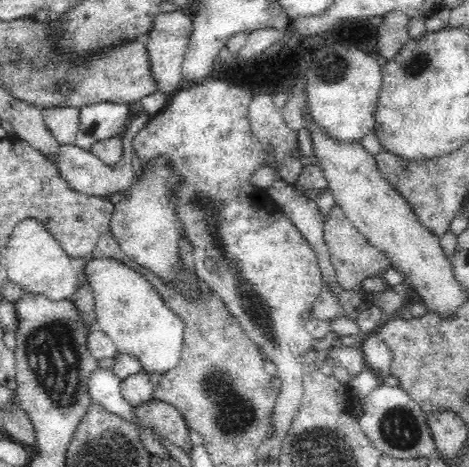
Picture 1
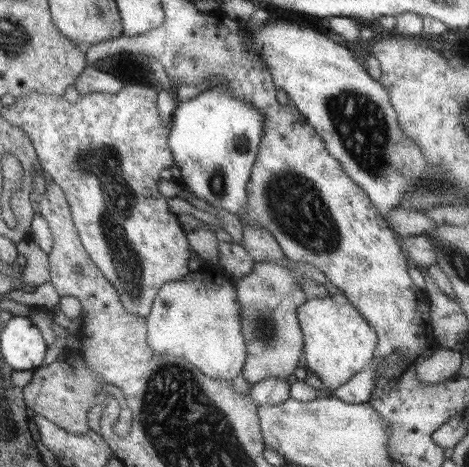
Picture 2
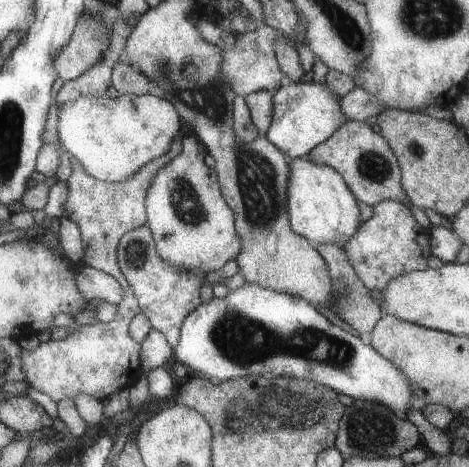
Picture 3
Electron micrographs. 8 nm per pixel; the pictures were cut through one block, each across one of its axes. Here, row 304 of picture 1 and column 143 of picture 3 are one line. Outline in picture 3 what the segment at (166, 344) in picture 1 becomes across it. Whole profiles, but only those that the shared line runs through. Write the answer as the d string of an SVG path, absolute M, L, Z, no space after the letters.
M149 94L145 96L81 96L75 102L67 102L57 110L57 136L59 144L63 150L69 154L69 158L79 160L87 174L91 174L95 180L101 182L111 182L111 184L121 184L127 178L135 176L139 168L143 168L147 162L153 162L155 158L163 156L173 140L181 138L183 130L183 120L177 112L177 108L161 98L153 98Z

